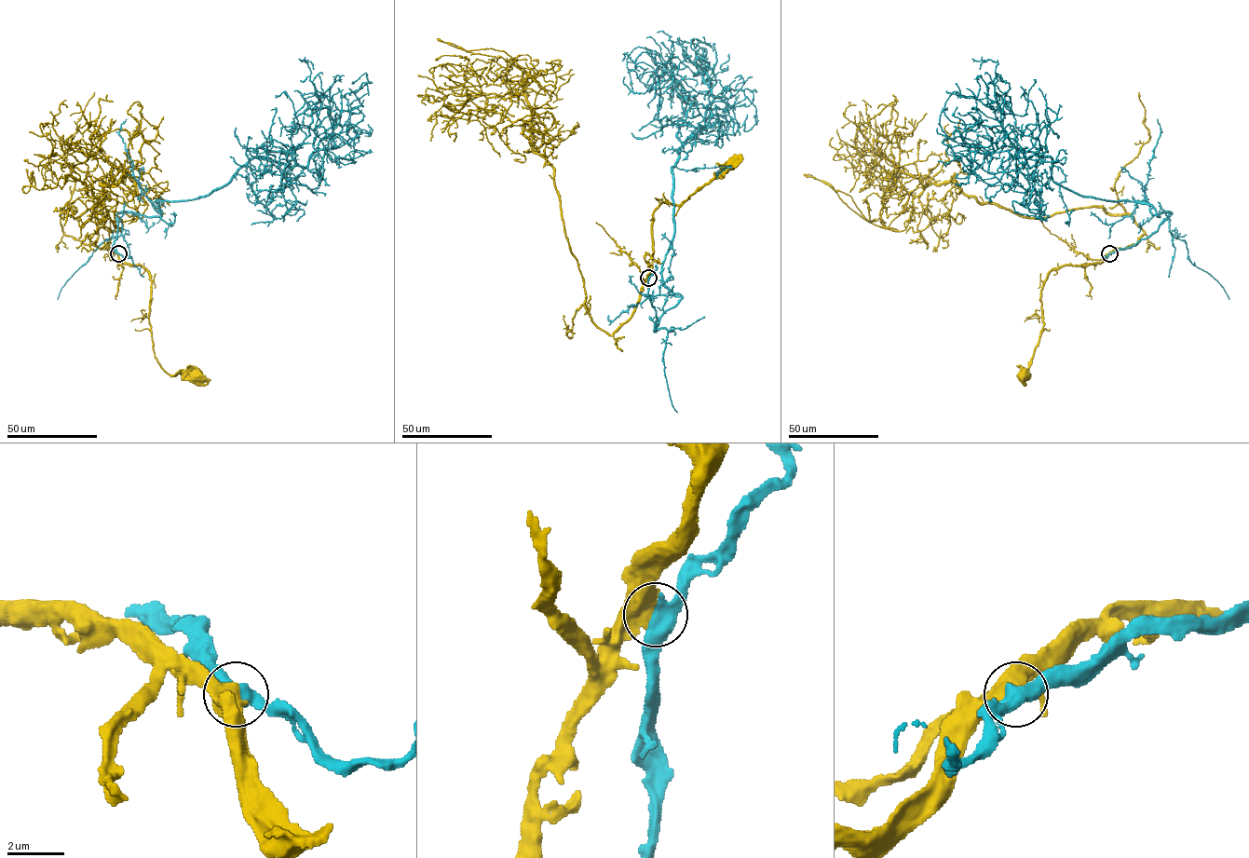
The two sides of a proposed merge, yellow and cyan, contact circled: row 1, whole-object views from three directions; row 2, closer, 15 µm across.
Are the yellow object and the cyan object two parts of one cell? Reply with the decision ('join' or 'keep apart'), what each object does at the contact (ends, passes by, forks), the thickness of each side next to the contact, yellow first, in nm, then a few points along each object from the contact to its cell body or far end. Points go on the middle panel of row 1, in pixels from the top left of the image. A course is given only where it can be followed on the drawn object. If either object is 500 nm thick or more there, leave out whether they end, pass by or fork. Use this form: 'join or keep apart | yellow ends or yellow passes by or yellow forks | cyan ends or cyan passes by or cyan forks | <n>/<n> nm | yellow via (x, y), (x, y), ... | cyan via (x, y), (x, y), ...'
join | yellow passes by | cyan passes by | 440/480 nm | yellow via (648, 278), (652, 267), (655, 211), (662, 203), (682, 204), (729, 164) | cyan via (648, 278), (654, 332), (682, 298), (662, 274), (672, 170), (712, 113), (690, 44), (710, 45), (694, 37)

